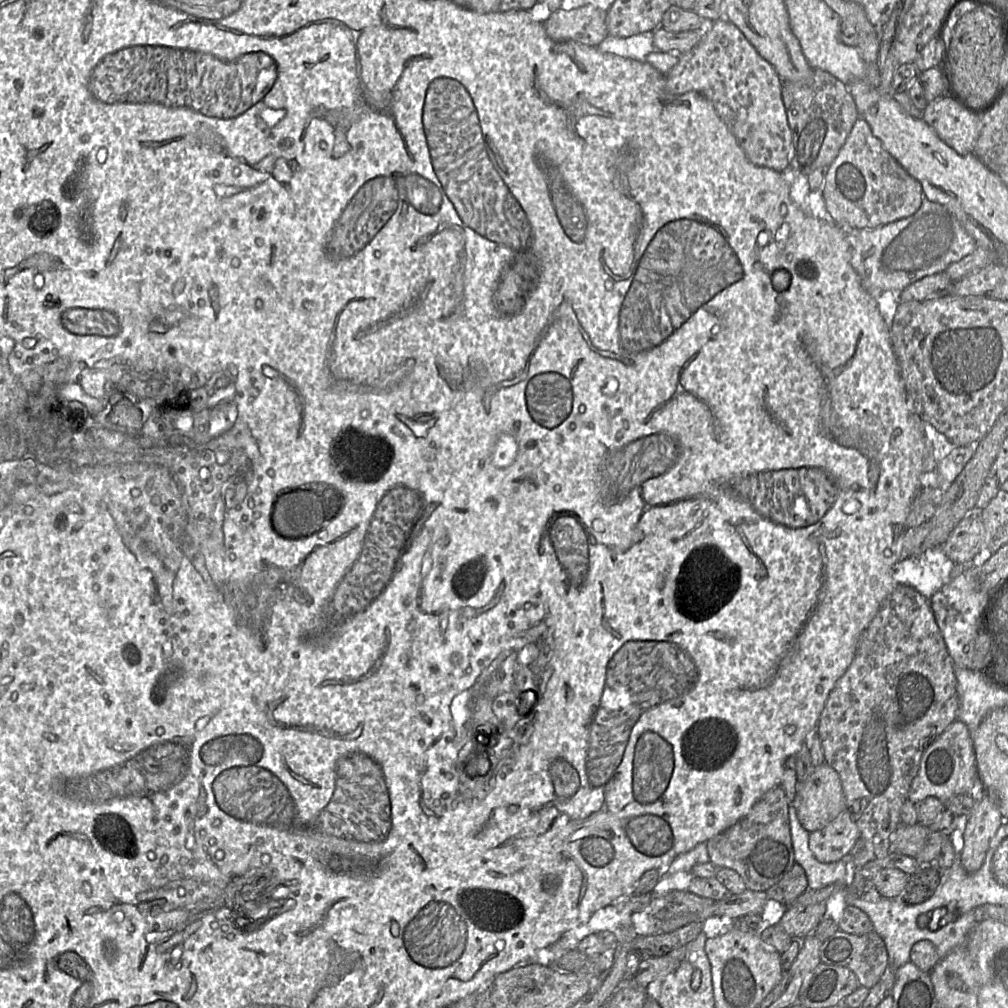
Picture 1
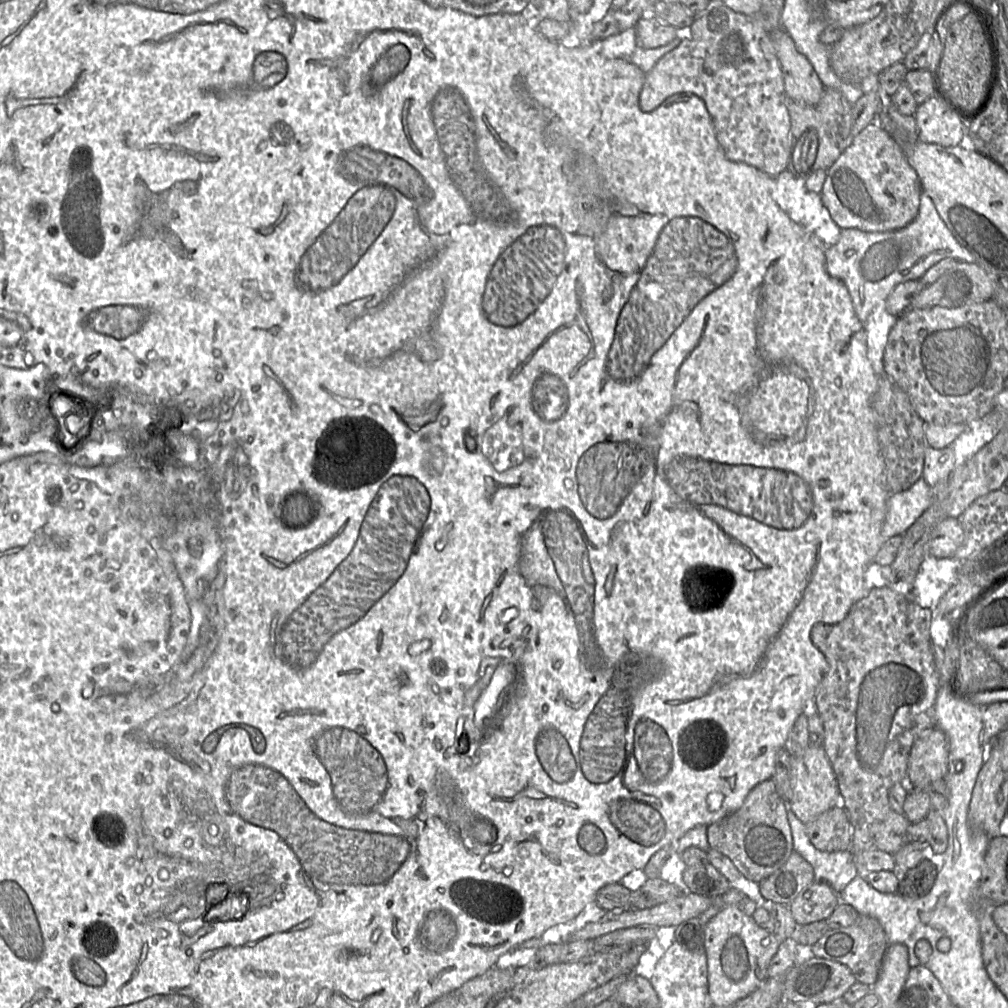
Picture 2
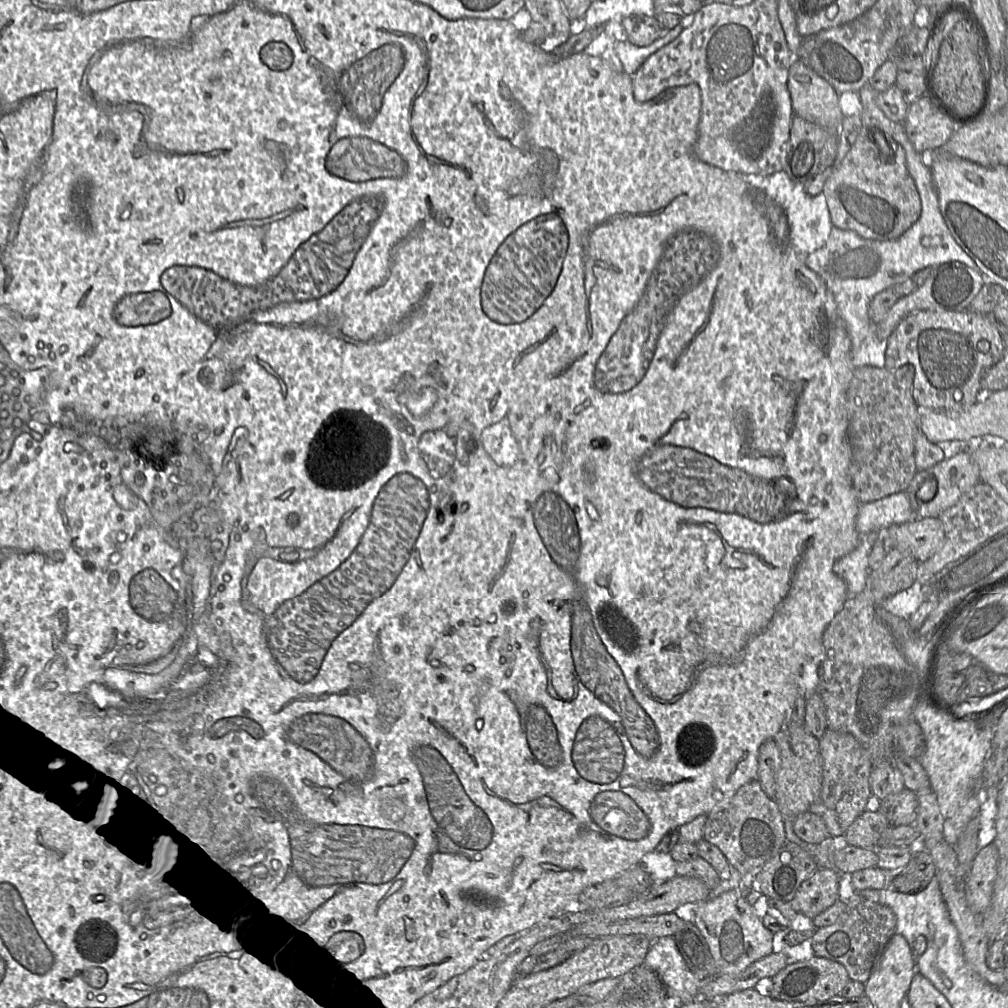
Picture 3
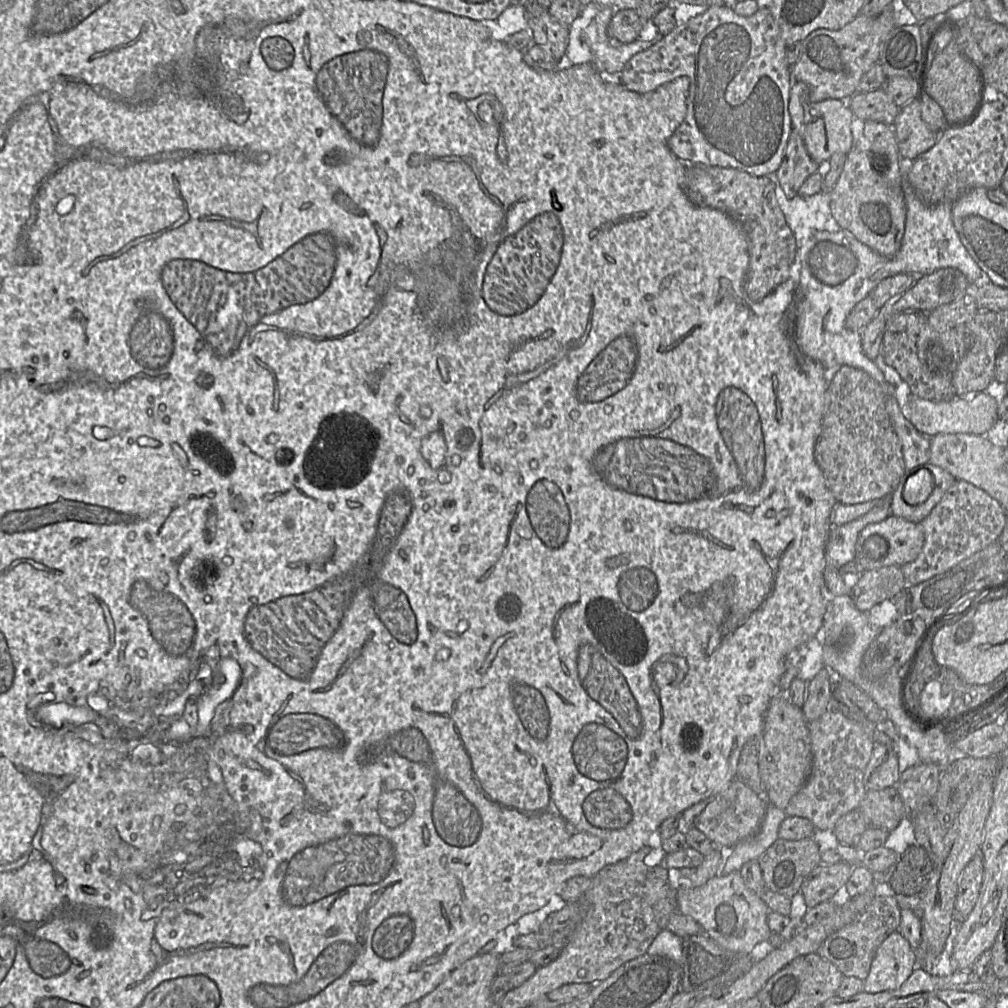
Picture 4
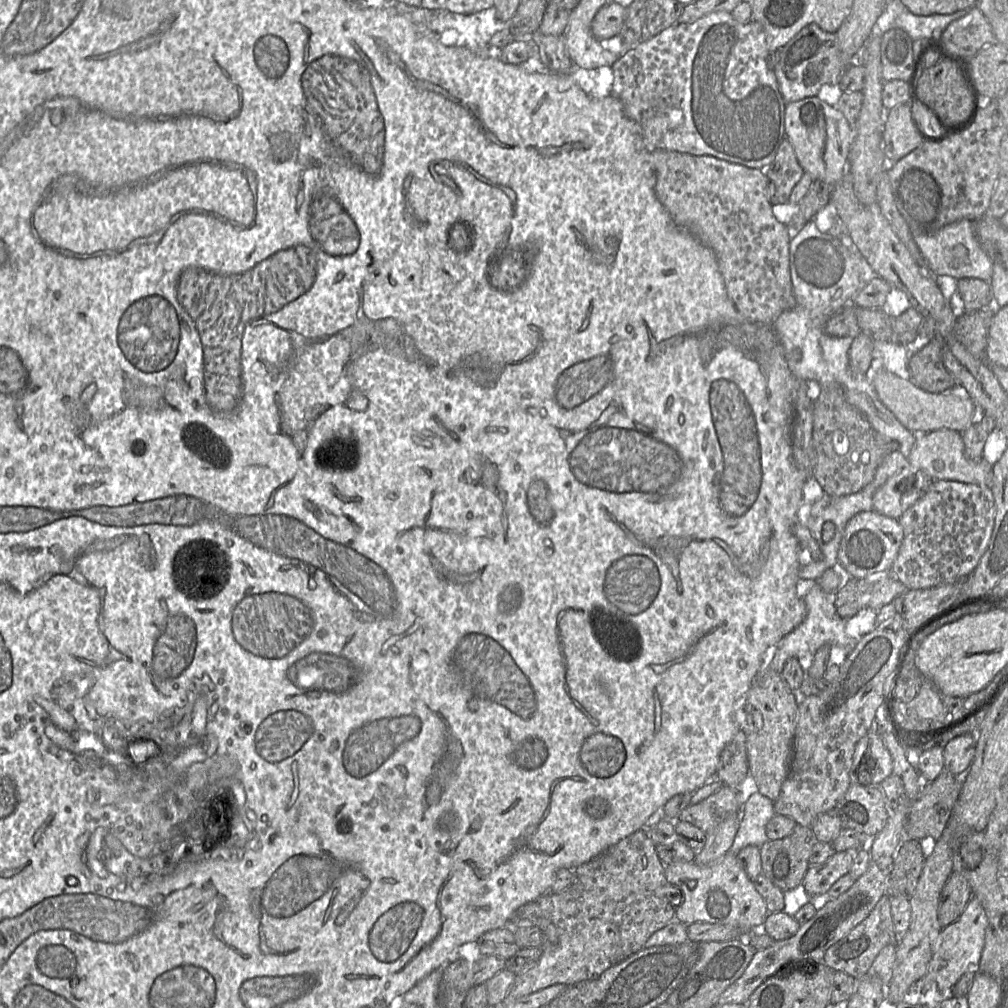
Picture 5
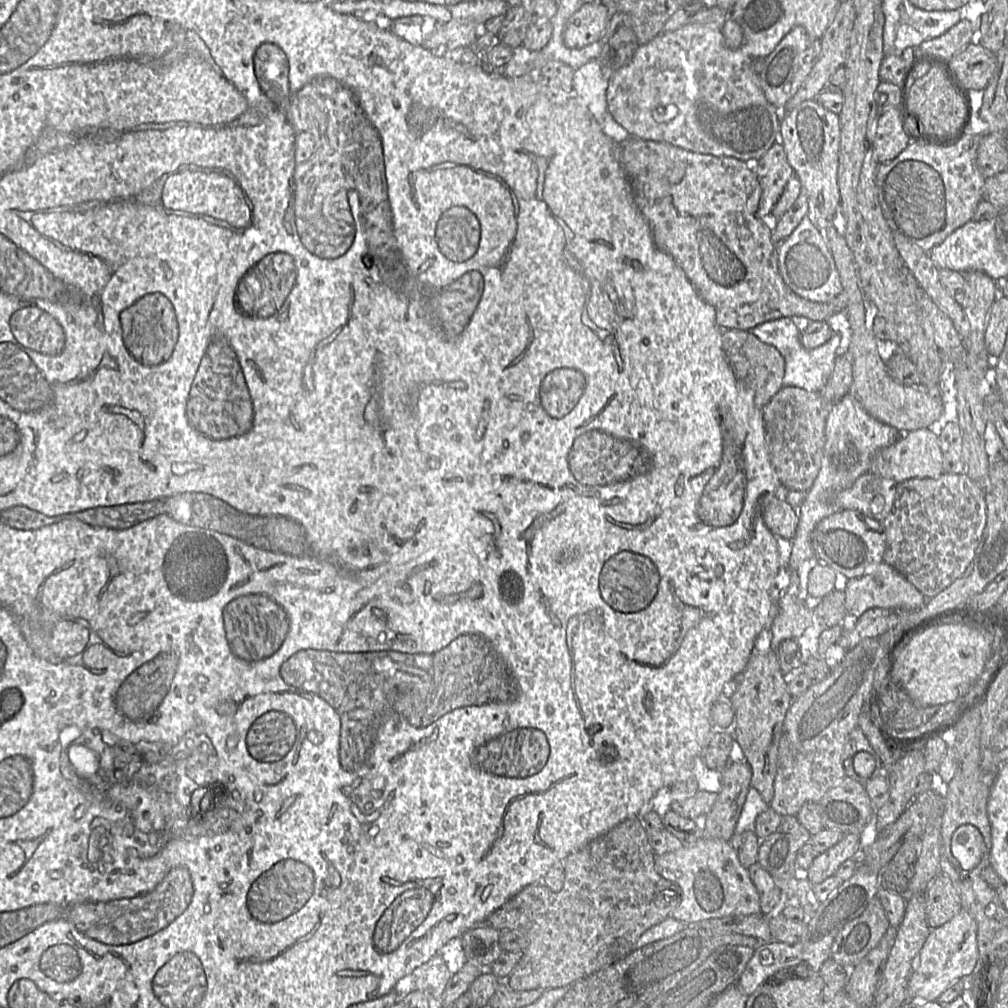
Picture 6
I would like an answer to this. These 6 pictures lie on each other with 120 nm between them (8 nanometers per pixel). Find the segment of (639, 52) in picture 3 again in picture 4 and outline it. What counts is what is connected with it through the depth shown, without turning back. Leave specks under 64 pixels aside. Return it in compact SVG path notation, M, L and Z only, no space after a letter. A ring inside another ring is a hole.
M610 6L601 7L594 19L585 29L585 42L591 51L591 63L598 72L619 74L625 64L636 53L644 51L659 42L664 35L660 32L650 40L638 37L631 43L622 43L619 47L610 44L611 37L607 33L608 25L613 16Z

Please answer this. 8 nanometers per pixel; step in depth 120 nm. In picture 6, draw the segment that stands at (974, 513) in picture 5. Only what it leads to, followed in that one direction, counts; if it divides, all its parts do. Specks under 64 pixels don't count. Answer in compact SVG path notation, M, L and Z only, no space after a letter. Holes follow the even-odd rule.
M965 474L899 482L893 508L884 521L886 546L883 562L895 568L926 598L933 598L959 578L975 556L986 526L986 492Z

